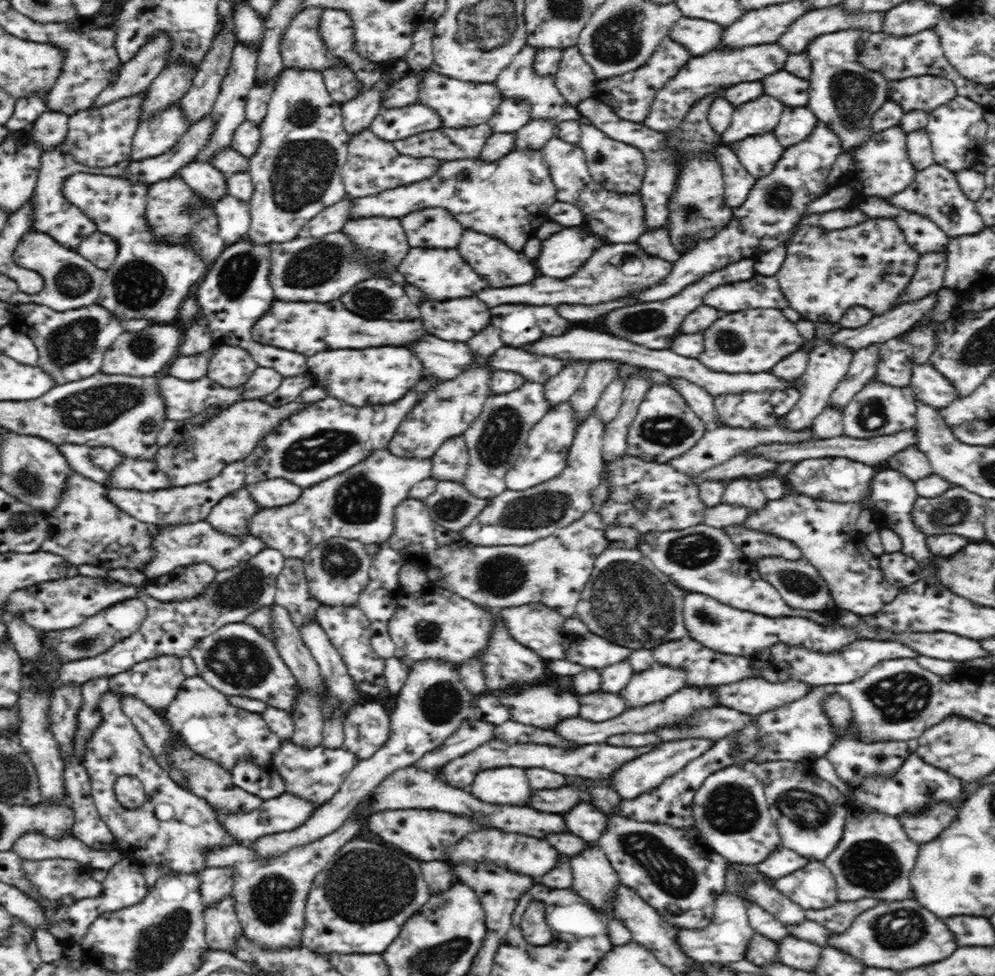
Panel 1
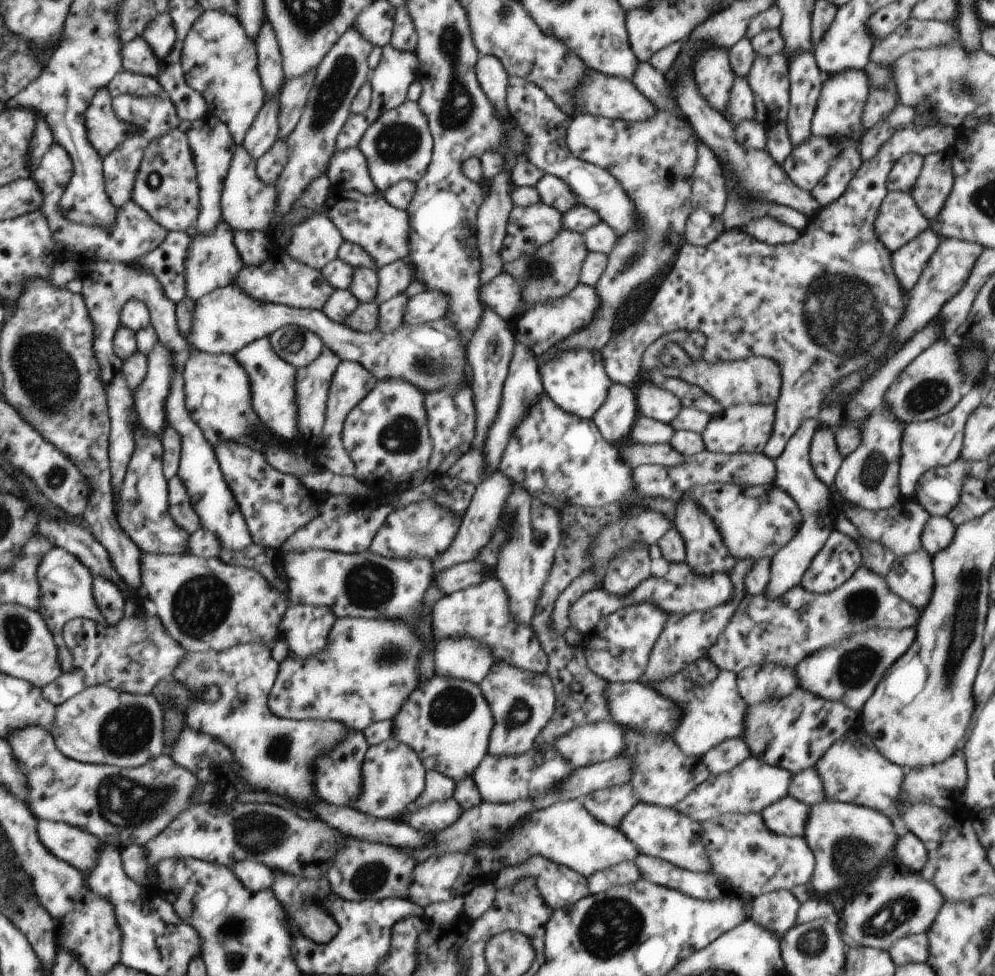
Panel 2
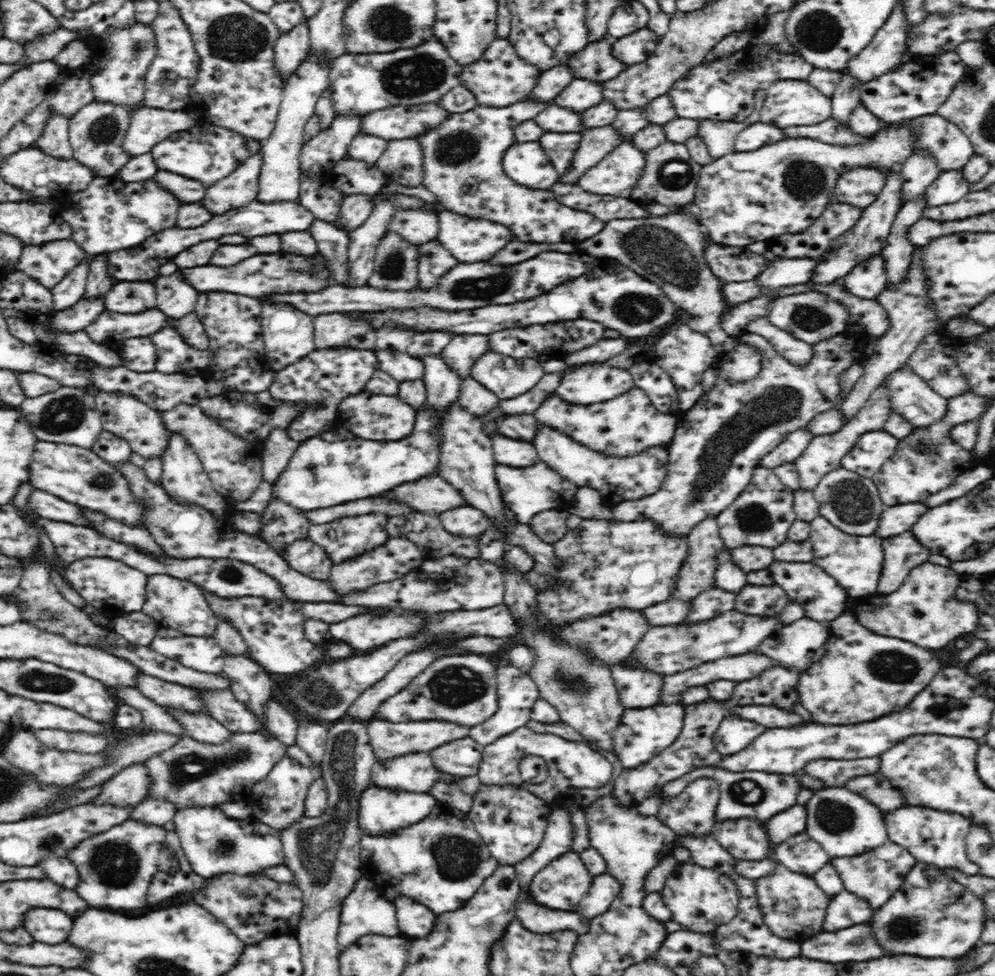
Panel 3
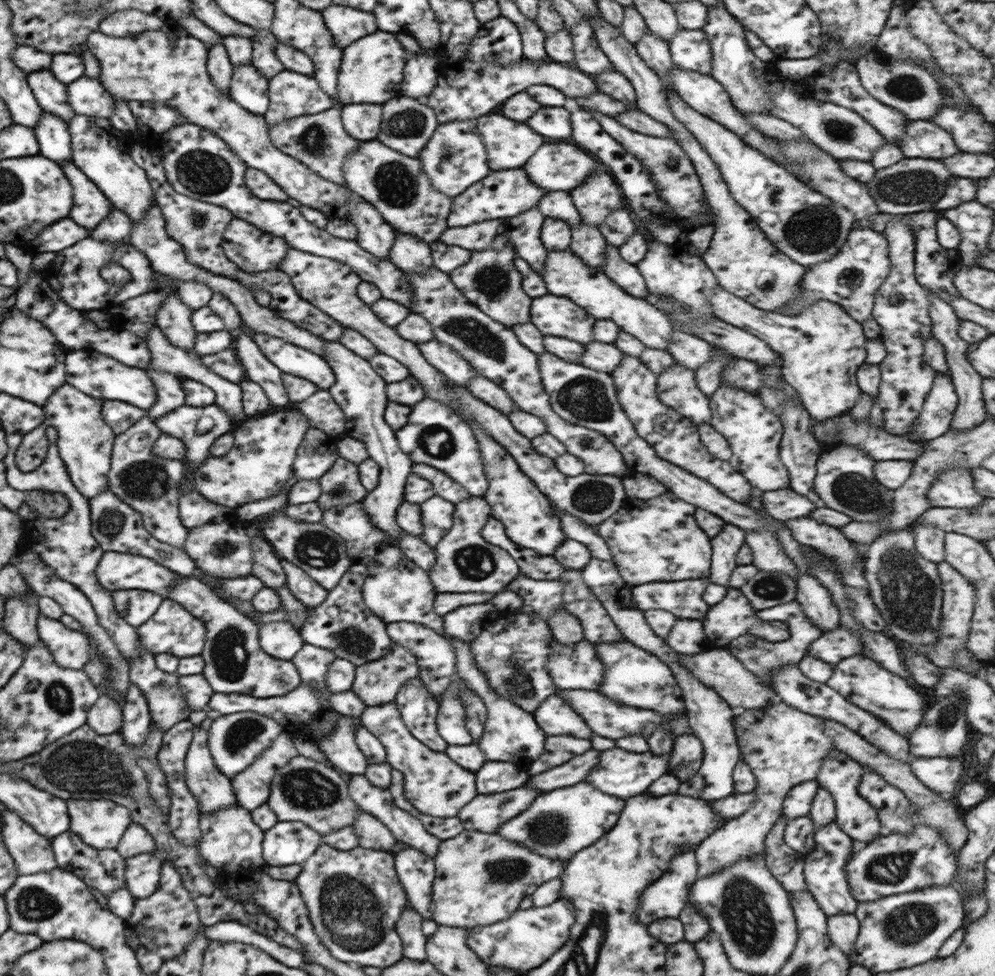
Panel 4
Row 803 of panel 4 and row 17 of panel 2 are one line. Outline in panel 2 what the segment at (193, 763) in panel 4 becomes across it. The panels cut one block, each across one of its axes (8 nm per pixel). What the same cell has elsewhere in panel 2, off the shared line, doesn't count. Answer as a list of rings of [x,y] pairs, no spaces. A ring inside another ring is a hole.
[[[203,11],[184,38],[181,63],[186,82],[206,99],[208,114],[228,126],[235,146],[243,146],[266,92],[259,75],[258,47],[248,38],[242,23],[228,11]]]

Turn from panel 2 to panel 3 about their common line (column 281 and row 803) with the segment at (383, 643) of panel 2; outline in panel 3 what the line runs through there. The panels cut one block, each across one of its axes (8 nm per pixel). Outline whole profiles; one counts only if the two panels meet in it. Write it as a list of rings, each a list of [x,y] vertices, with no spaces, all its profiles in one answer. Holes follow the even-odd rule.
[[[704,778],[700,784],[690,784],[684,792],[665,799],[656,816],[663,827],[670,827],[676,836],[710,835],[716,824],[714,813],[718,801],[718,782]]]

